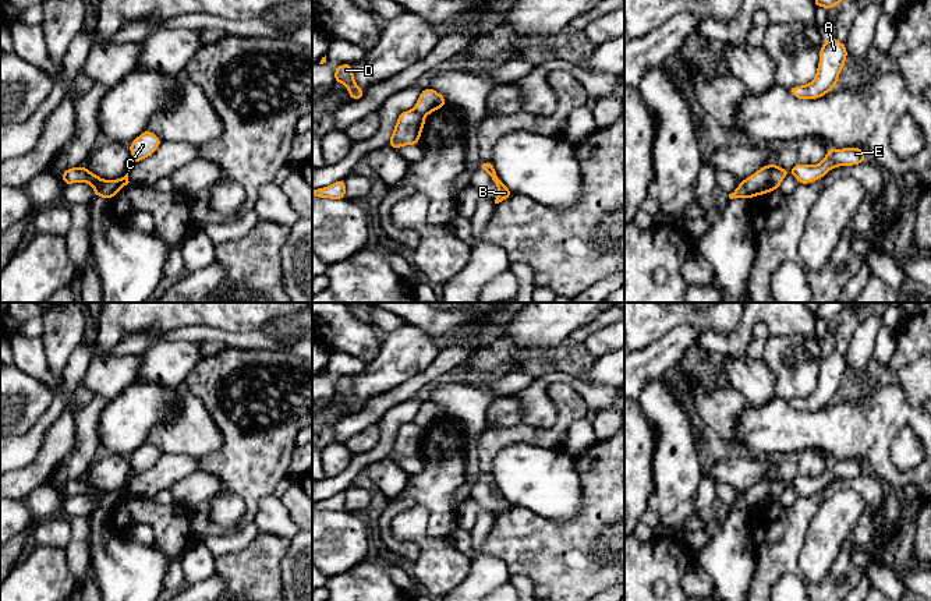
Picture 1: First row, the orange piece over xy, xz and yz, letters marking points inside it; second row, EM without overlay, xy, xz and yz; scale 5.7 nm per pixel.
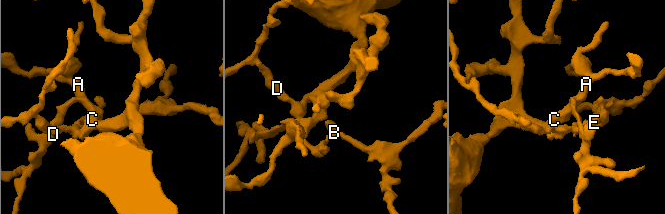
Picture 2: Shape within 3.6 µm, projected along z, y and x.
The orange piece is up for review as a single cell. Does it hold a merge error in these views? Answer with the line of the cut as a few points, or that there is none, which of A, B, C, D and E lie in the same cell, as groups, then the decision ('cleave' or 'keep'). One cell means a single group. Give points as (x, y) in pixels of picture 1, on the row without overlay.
cut in yz along (743, 494), (747, 509); A C / B D E; cleave

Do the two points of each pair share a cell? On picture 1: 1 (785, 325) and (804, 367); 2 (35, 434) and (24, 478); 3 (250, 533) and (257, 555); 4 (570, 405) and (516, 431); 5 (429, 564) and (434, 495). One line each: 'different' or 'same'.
1: different
2: different
3: different
4: same
5: different

